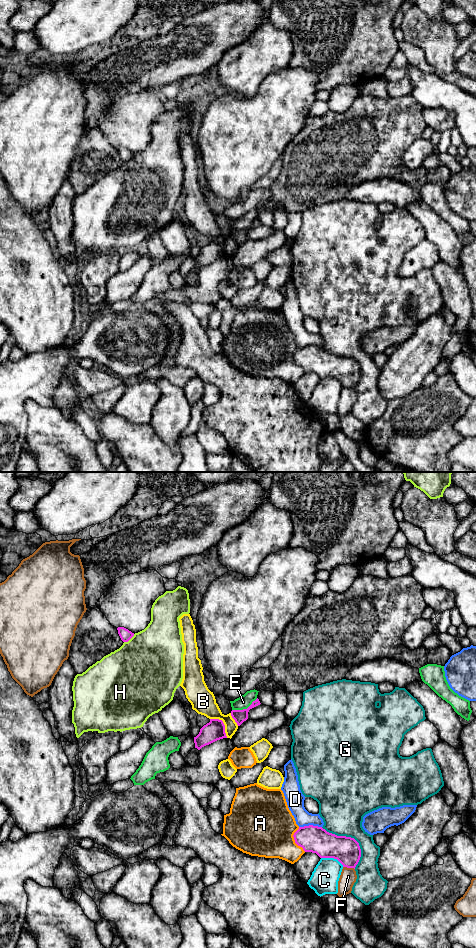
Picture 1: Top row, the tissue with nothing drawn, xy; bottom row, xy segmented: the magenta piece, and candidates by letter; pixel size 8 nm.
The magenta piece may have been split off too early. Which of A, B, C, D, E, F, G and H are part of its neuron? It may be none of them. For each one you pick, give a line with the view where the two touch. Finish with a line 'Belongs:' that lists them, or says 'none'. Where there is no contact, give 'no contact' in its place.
Belongs: none

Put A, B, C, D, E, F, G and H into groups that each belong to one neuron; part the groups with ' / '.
A / B / C / D / E / F / G / H

